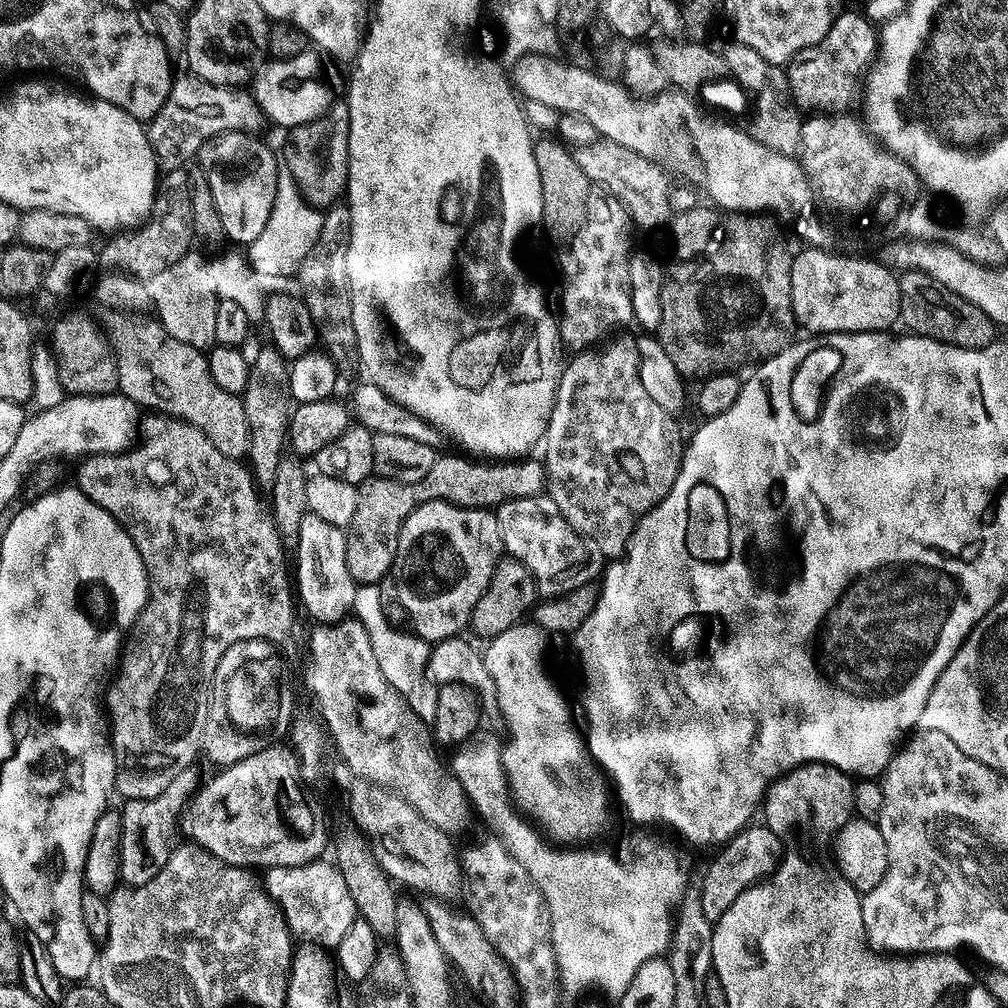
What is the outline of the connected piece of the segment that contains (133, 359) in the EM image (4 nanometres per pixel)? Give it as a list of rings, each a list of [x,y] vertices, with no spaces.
[[[105,311],[102,331],[107,337],[111,354],[116,362],[116,388],[119,395],[127,400],[133,400],[141,409],[152,414],[163,414],[169,418],[184,420],[193,424],[218,450],[218,454],[226,454],[226,458],[243,461],[248,448],[253,447],[250,426],[246,418],[244,401],[239,395],[227,393],[214,382],[208,366],[208,357],[200,348],[186,346],[186,342],[178,342],[171,334],[160,325],[155,318],[137,318],[132,314]]]

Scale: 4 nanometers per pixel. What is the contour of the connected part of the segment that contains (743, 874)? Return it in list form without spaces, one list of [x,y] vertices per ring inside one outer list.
[[[752,824],[748,825],[723,845],[702,876],[697,897],[701,902],[702,914],[711,924],[719,920],[730,908],[738,894],[752,887],[755,882],[763,881],[771,876],[780,862],[782,855],[780,839],[767,826],[756,827]]]

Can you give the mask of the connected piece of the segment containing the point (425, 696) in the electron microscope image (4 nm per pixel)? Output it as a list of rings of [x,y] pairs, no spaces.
[[[362,584],[357,587],[352,614],[366,630],[374,649],[374,658],[377,659],[386,682],[407,702],[416,716],[427,724],[433,723],[438,688],[426,673],[431,645],[419,636],[413,636],[389,623],[381,604],[380,589],[377,585]]]

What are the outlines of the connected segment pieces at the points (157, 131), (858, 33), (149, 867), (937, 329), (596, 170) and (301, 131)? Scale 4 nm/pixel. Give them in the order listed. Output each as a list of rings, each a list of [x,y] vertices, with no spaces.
[[[177,75],[172,82],[172,89],[158,114],[147,121],[146,131],[153,154],[159,167],[171,170],[177,166],[187,165],[187,160],[199,153],[201,146],[216,136],[227,132],[247,132],[254,134],[254,108],[260,108],[252,97],[251,91],[243,87],[227,88],[214,86],[194,75]]]
[[[841,11],[829,28],[829,33],[816,45],[802,50],[786,65],[788,85],[792,91],[792,100],[797,108],[807,110],[809,113],[836,114],[852,99],[859,97],[862,92],[862,77],[866,69],[875,61],[878,55],[878,28],[875,23],[865,16],[863,11]]]
[[[185,770],[169,779],[166,790],[149,800],[130,800],[121,811],[121,840],[118,853],[118,876],[129,888],[150,882],[154,874],[166,866],[172,857],[172,827],[177,827],[178,814],[183,813],[187,803],[197,791],[196,776]]]
[[[904,270],[899,277],[898,290],[902,294],[899,323],[905,324],[909,333],[959,348],[984,348],[997,339],[998,326],[985,312],[966,302],[966,298],[946,290],[925,272]]]
[[[603,138],[595,140],[592,145],[577,147],[574,155],[588,181],[604,189],[613,201],[628,212],[637,229],[663,229],[672,219],[673,213],[668,201],[670,181],[664,177],[665,169],[657,161],[647,160],[645,156],[626,150],[626,146],[618,146],[618,142]]]
[[[336,102],[316,121],[303,124],[287,133],[288,145],[282,152],[286,171],[298,186],[302,198],[310,207],[327,210],[345,195],[348,186],[348,139],[350,110],[347,103]]]

